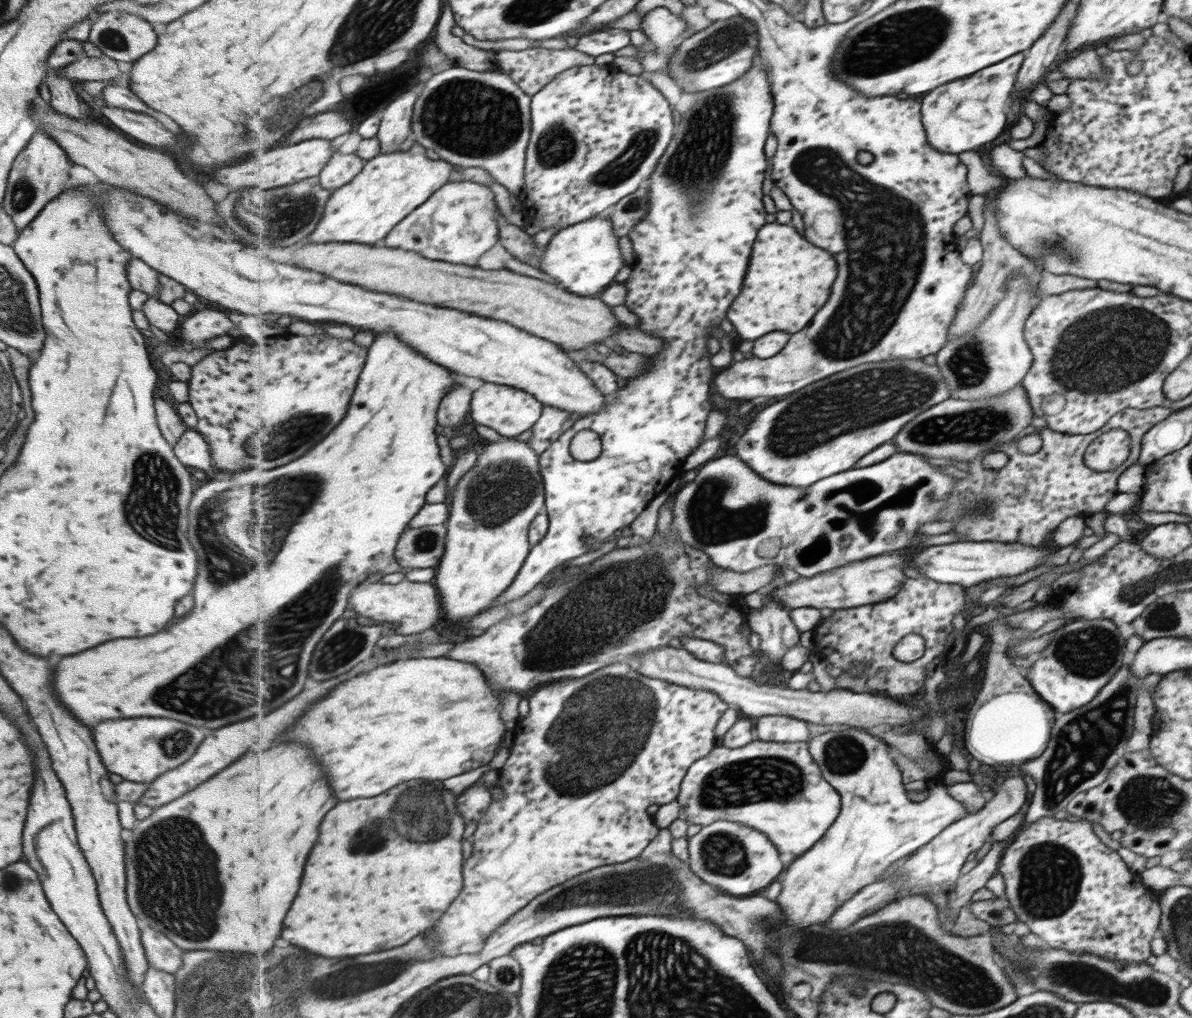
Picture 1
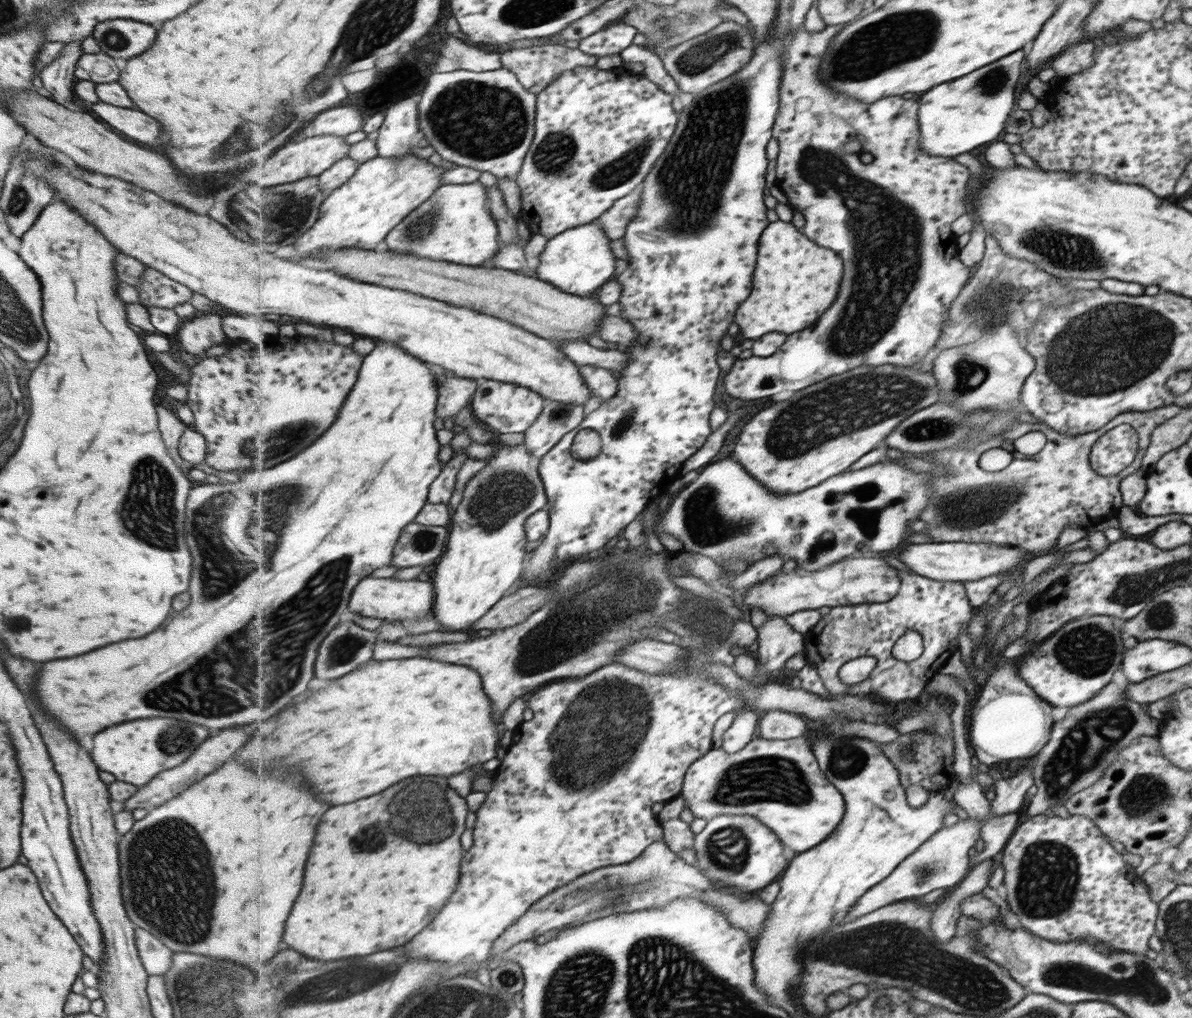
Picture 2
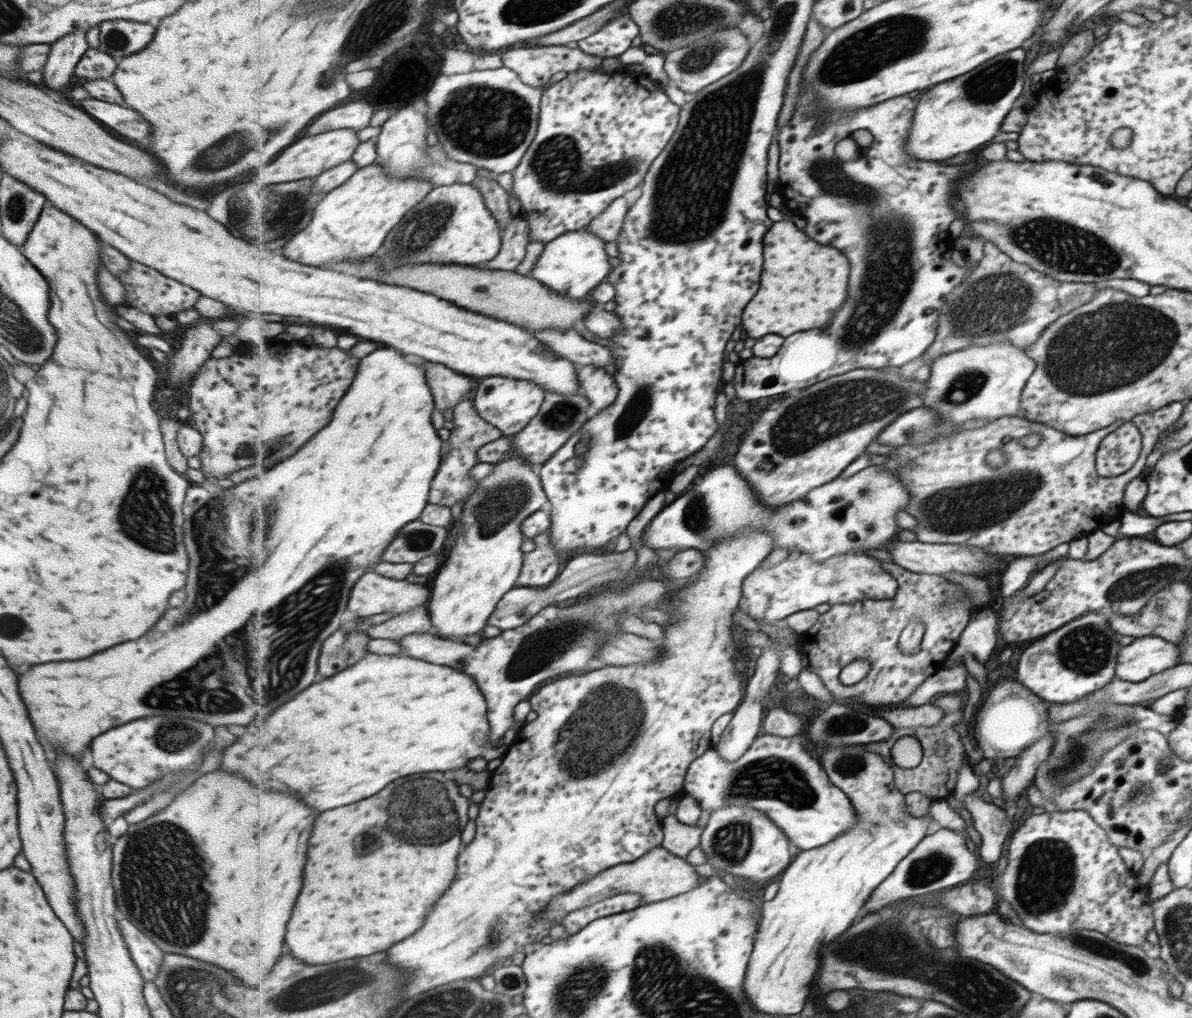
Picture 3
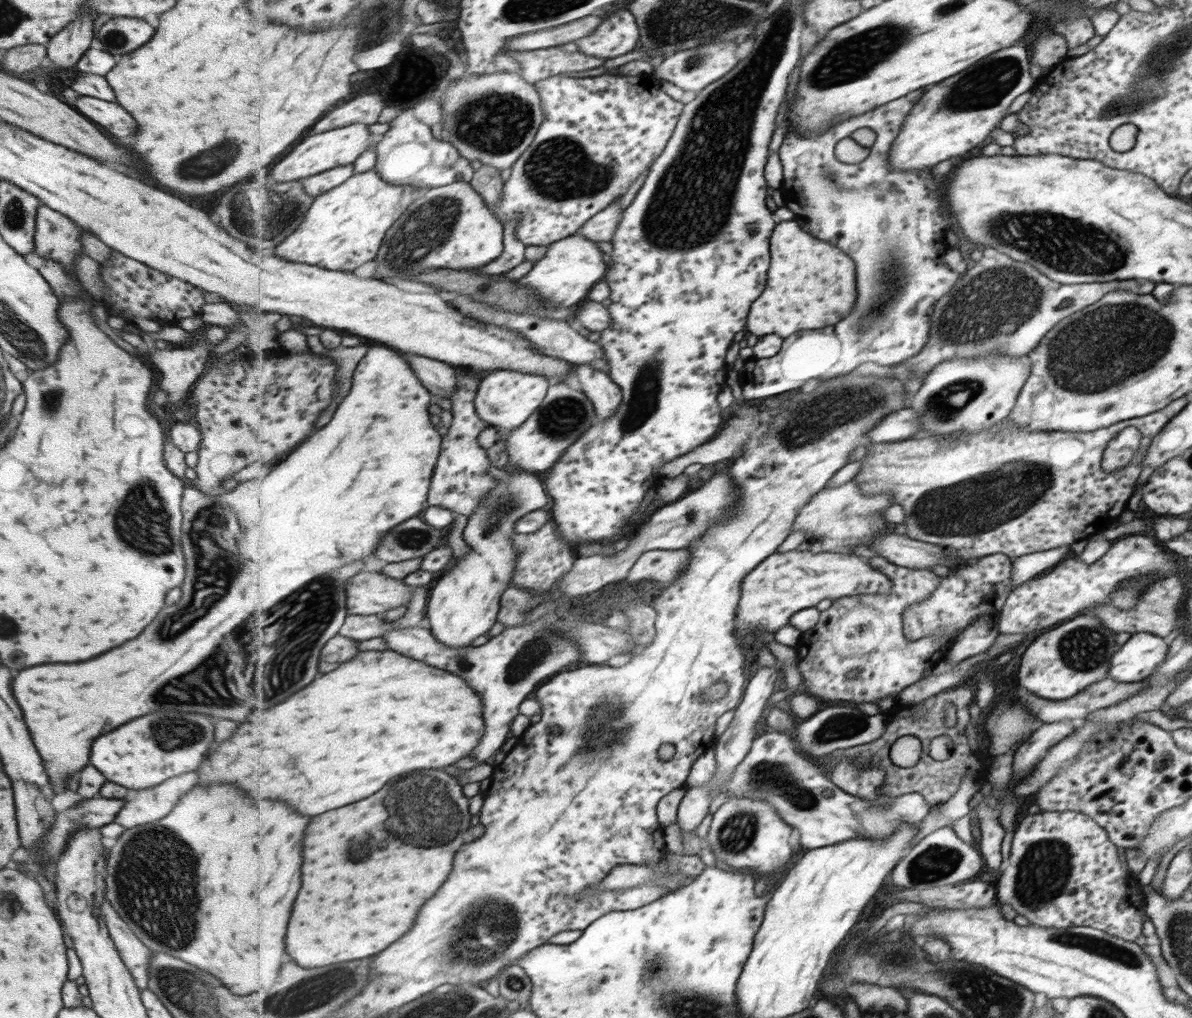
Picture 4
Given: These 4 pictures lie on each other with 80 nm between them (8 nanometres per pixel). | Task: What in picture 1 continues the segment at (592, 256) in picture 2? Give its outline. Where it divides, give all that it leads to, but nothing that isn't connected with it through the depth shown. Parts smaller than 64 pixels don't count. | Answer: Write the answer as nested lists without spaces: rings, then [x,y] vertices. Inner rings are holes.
[[[605,213],[558,231],[543,249],[539,267],[559,280],[559,285],[568,292],[593,297],[593,294],[605,292],[626,264],[613,221]]]

